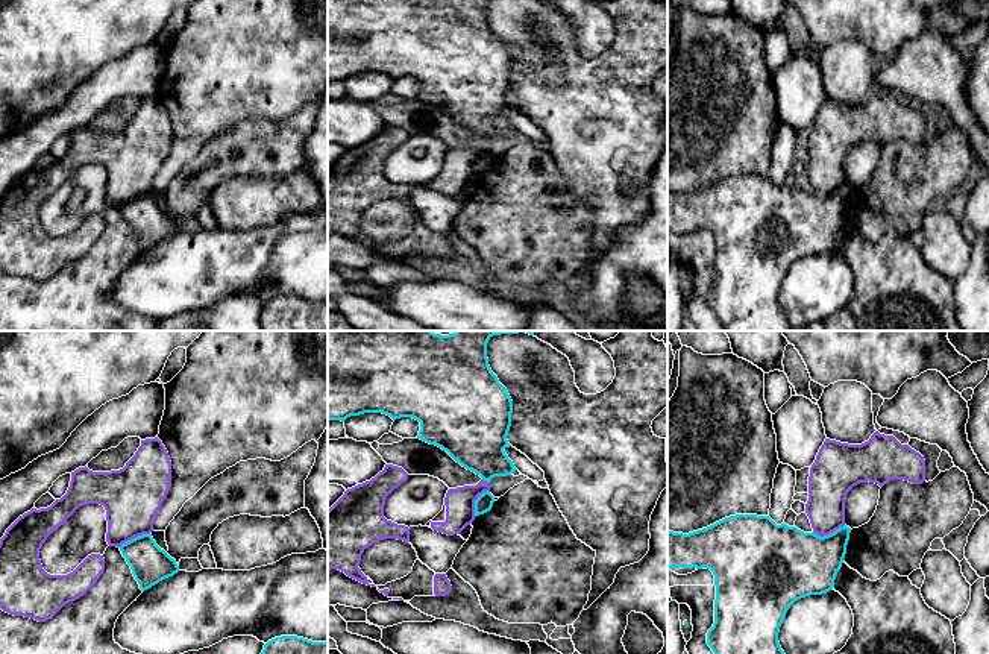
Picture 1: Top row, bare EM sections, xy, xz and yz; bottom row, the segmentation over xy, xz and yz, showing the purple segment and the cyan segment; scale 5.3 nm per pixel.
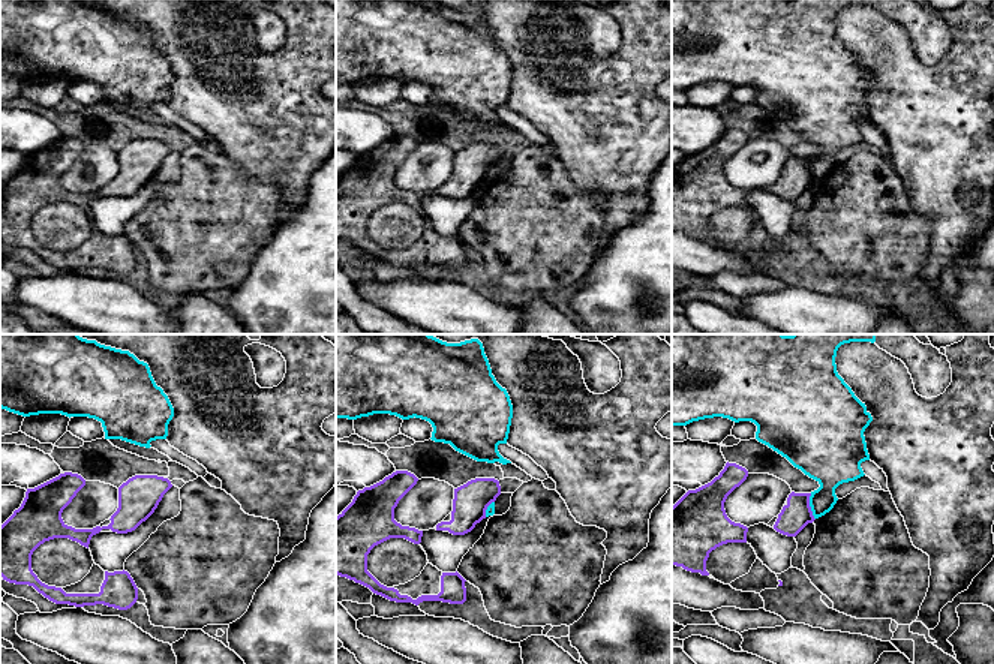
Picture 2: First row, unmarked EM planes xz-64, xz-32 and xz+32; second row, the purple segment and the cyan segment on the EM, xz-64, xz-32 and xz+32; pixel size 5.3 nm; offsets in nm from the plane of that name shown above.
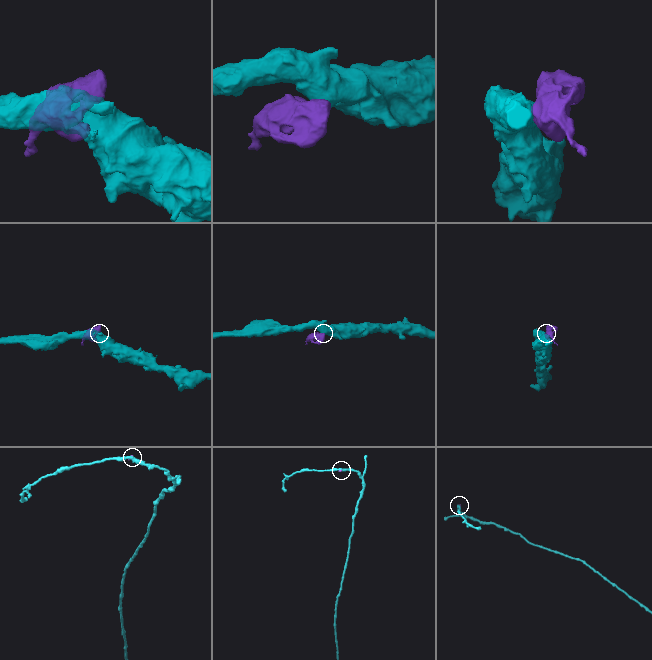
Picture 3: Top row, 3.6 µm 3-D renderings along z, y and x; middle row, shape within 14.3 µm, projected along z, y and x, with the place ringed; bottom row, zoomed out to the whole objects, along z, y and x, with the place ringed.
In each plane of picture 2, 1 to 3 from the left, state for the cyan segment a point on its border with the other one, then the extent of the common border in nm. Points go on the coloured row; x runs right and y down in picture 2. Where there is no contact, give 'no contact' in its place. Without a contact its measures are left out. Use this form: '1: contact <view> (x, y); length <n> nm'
1: no contact
2: contact xz-32 (486, 508); length 100 nm
3: contact xz+32 (810, 507); length 150 nm

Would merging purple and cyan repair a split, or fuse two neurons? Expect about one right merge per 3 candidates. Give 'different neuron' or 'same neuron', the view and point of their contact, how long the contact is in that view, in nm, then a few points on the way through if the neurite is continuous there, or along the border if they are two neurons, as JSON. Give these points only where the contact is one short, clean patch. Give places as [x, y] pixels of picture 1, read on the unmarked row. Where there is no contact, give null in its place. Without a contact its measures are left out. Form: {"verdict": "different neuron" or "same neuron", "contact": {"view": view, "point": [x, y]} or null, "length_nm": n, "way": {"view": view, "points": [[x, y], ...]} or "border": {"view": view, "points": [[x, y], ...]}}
{"verdict": "different neuron", "contact": {"view": "xz", "point": [475, 160]}, "length_nm": 160, "border": {"view": "xz", "points": [[489, 150], [484, 150], [475, 161], [475, 176]]}}

